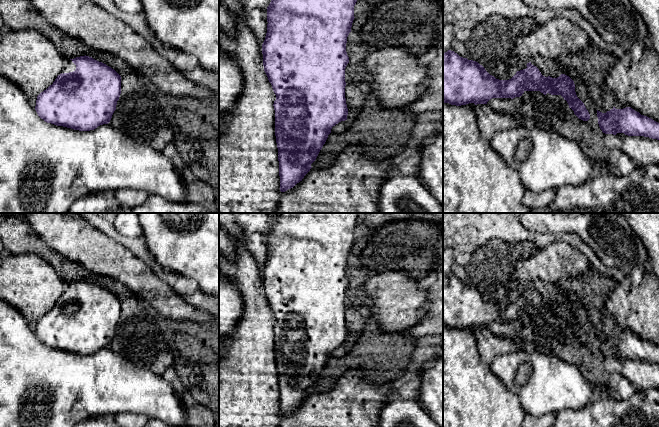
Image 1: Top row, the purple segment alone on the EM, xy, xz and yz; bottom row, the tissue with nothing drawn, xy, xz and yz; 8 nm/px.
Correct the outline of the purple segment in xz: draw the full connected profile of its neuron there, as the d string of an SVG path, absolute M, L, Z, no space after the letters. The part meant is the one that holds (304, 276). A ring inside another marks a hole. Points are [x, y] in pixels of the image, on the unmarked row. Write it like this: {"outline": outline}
{"outline": "M280 213L267 231L267 257L262 268L264 295L276 319L275 360L280 415L302 405L310 395L333 350L347 344L345 292L349 287L347 261L354 244L358 213Z"}

